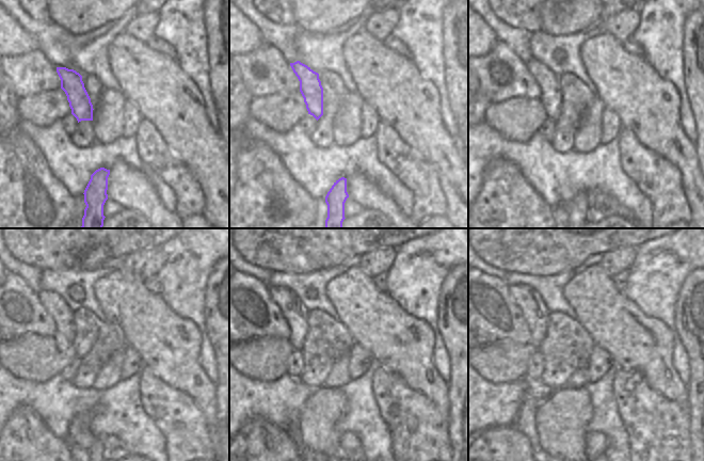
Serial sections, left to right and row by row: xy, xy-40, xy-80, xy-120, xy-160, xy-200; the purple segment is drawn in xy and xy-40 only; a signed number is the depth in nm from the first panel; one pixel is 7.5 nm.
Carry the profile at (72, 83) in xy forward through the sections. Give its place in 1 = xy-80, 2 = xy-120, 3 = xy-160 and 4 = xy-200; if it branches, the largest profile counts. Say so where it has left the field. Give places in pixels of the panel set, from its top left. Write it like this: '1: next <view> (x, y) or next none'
1: next xy-80 (550, 96)
2: next xy-120 (63, 316)
3: next xy-160 (293, 311)
4: next xy-200 (529, 302)

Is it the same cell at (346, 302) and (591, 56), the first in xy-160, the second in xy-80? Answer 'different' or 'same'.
same

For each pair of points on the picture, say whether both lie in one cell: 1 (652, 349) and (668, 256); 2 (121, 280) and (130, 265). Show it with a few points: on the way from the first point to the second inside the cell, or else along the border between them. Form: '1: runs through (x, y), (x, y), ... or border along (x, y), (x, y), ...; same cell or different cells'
1: border along (636, 304), (644, 314), (661, 320), (672, 338); different cells
2: border along (121, 267), (139, 279); different cells

